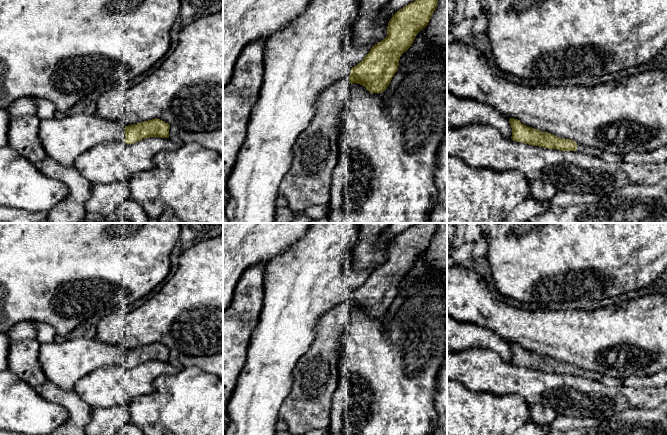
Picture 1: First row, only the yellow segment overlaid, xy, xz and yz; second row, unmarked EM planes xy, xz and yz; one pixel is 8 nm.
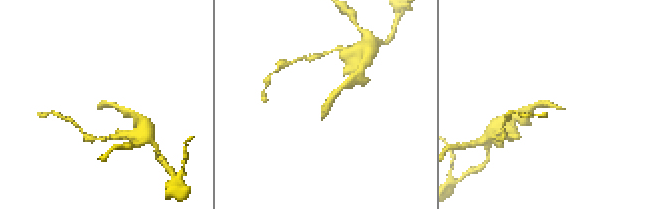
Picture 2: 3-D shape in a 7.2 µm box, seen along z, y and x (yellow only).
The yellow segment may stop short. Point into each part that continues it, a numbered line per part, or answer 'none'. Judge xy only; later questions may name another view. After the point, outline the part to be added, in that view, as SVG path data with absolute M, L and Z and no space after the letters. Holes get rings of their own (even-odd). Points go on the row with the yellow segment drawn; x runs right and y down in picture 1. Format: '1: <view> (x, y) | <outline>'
none

